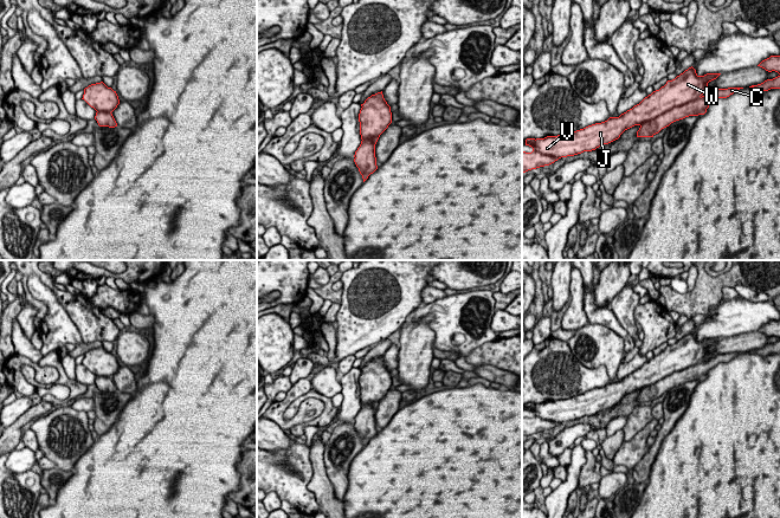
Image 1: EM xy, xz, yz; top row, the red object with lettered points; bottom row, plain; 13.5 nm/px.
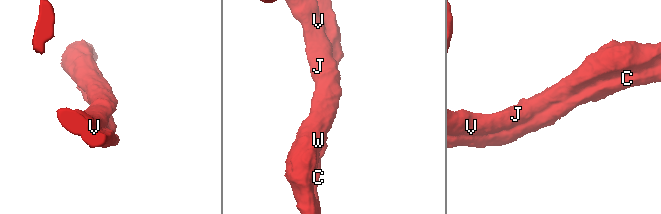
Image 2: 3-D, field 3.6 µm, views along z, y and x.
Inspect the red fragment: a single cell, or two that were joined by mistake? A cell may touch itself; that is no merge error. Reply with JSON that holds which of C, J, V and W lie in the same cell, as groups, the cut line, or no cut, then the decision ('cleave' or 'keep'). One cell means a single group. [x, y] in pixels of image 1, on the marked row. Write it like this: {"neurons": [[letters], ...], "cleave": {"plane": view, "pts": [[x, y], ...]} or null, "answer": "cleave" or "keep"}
{"neurons": [["C", "J", "V", "W"]], "cleave": null, "answer": "keep"}

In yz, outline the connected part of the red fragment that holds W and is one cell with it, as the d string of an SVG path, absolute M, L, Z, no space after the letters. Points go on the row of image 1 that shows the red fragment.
M691 66L672 80L668 80L659 90L653 91L645 97L639 104L621 114L619 117L610 117L607 121L588 125L584 129L557 136L547 136L544 138L527 138L526 145L533 148L531 153L522 151L522 174L540 167L549 166L561 157L574 156L584 151L592 151L597 148L608 144L620 137L620 135L634 127L639 125L637 137L653 137L662 129L671 123L689 116L704 115L710 104L718 98L727 98L734 92L743 88L728 88L713 91L709 96L704 96L708 83L716 79L721 73L707 73L698 76Z

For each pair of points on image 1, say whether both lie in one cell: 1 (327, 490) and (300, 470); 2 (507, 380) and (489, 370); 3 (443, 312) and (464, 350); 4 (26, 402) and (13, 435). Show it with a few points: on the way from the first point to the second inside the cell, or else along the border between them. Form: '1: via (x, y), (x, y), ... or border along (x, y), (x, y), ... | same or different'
1: border along (310, 449), (313, 477), (308, 489), (318, 504) | different
2: via (502, 376), (494, 374) | same
3: via (452, 319), (468, 335), (468, 341) | same
4: border along (33, 405), (12, 423) | different

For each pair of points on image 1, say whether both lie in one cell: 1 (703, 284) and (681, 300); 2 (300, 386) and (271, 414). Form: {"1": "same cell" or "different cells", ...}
{"1": "same cell", "2": "same cell"}

